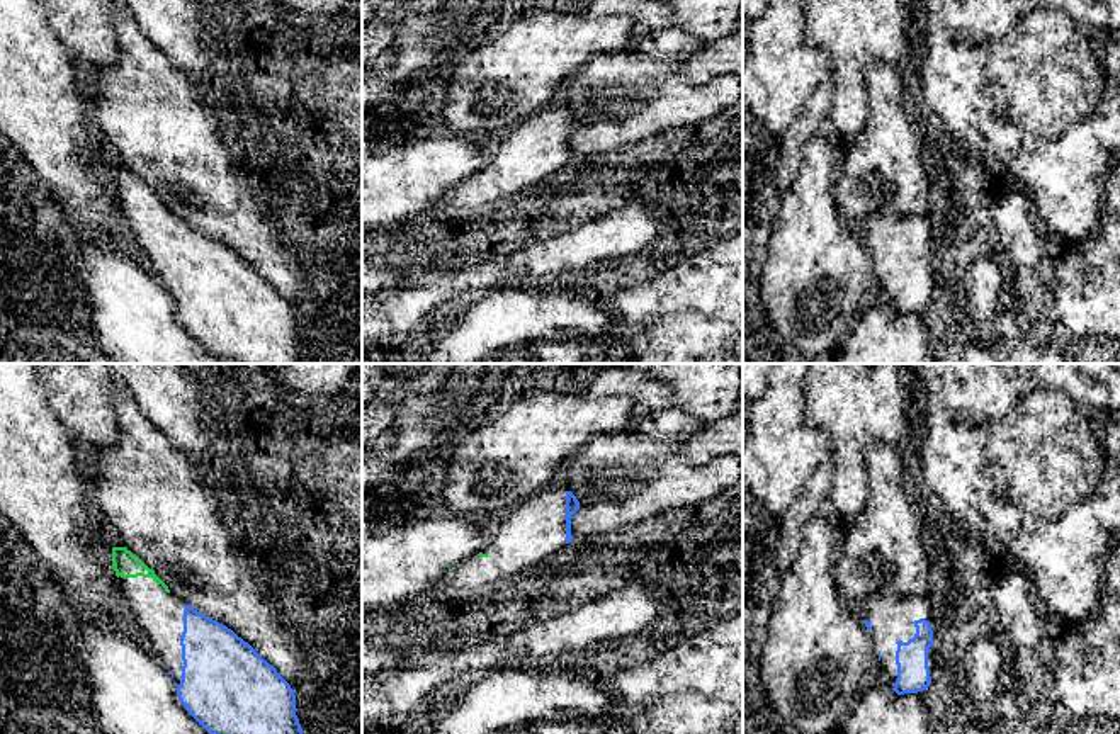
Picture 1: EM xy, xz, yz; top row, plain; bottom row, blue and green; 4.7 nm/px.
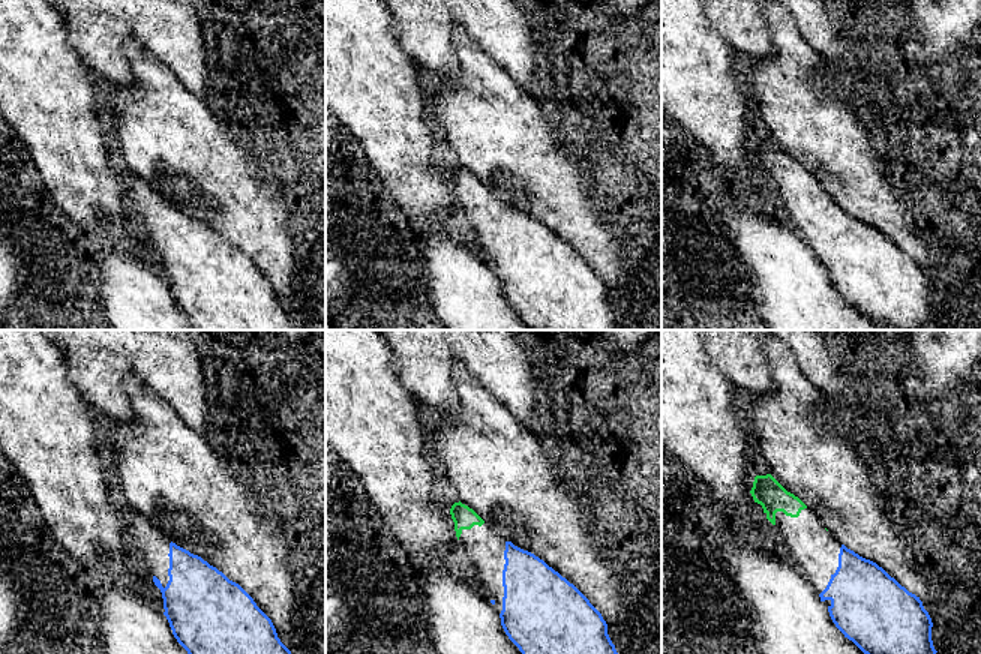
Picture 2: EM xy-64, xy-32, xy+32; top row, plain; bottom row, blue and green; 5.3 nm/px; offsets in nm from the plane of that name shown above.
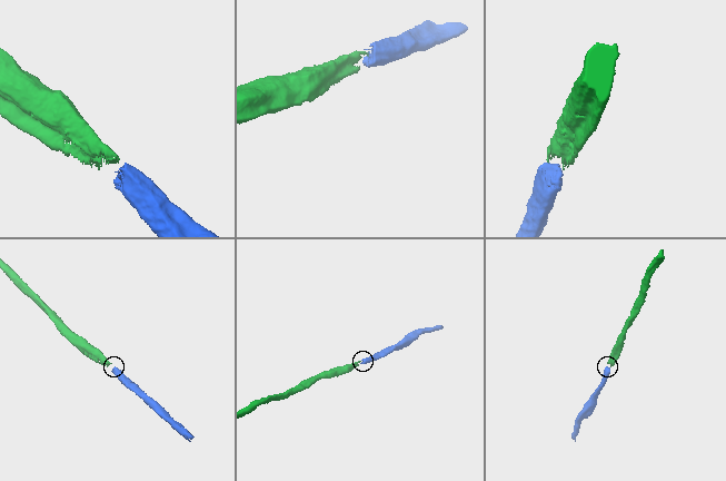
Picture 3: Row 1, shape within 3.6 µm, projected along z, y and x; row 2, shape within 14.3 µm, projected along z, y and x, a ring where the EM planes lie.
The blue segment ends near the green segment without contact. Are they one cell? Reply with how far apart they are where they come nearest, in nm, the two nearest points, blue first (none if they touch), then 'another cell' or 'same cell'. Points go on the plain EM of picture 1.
100 nm | xy (186, 225), (169, 211) | same cell

